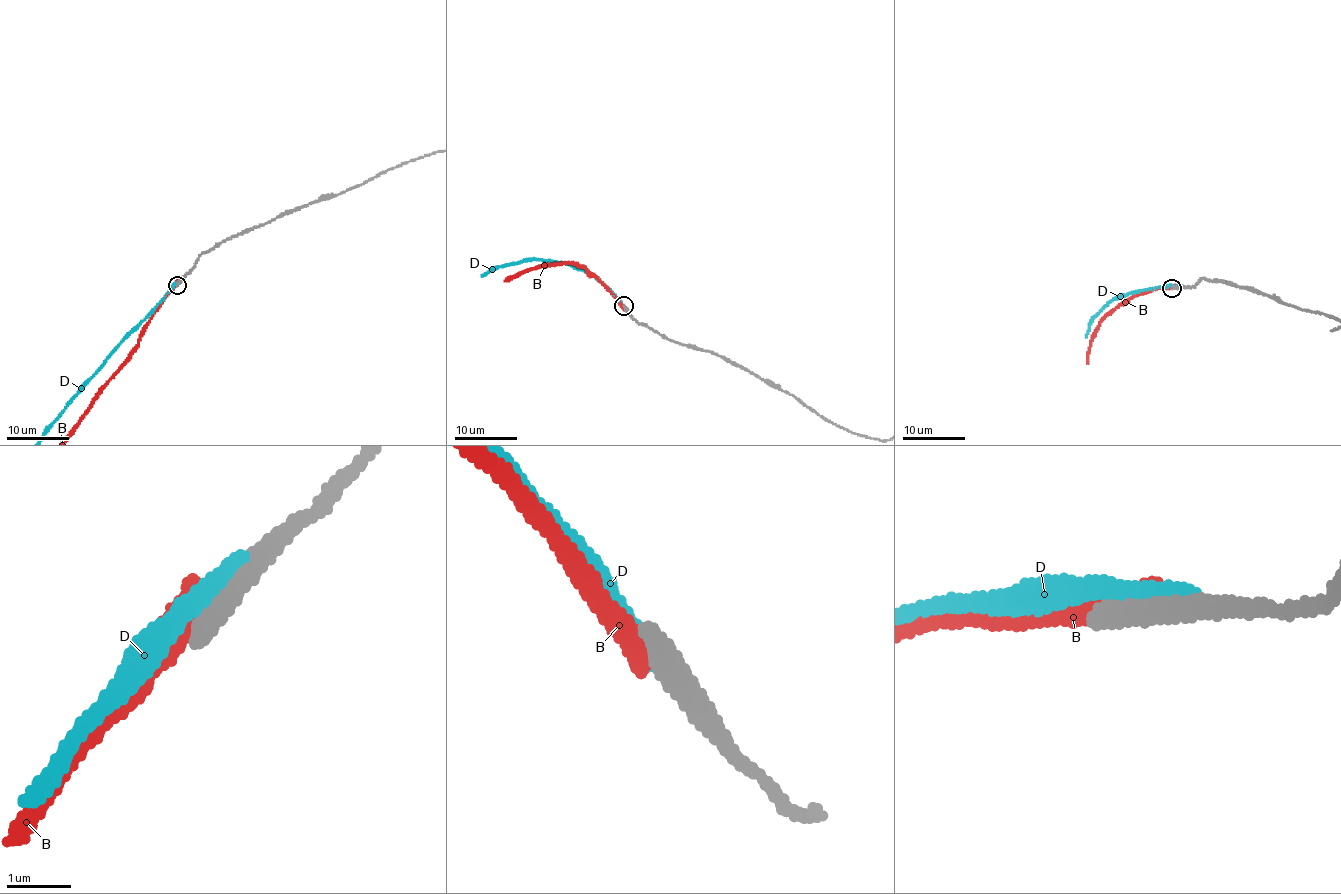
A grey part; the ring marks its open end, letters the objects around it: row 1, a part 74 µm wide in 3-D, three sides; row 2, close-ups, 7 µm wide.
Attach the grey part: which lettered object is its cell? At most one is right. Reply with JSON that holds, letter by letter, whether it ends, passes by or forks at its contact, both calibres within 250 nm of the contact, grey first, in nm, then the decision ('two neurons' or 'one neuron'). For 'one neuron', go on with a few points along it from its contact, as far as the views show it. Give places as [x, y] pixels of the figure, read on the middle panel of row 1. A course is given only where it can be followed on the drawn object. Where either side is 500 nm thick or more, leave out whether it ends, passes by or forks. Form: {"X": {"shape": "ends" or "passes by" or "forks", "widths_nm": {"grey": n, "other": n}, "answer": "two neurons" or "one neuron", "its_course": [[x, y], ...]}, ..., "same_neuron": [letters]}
{"B": {"shape": "ends", "widths_nm": {"grey": 440, "other": 480}, "answer": "two neurons"}, "D": {"widths_nm": {"grey": 550, "other": 360}, "answer": "two neurons"}, "same_neuron": []}

